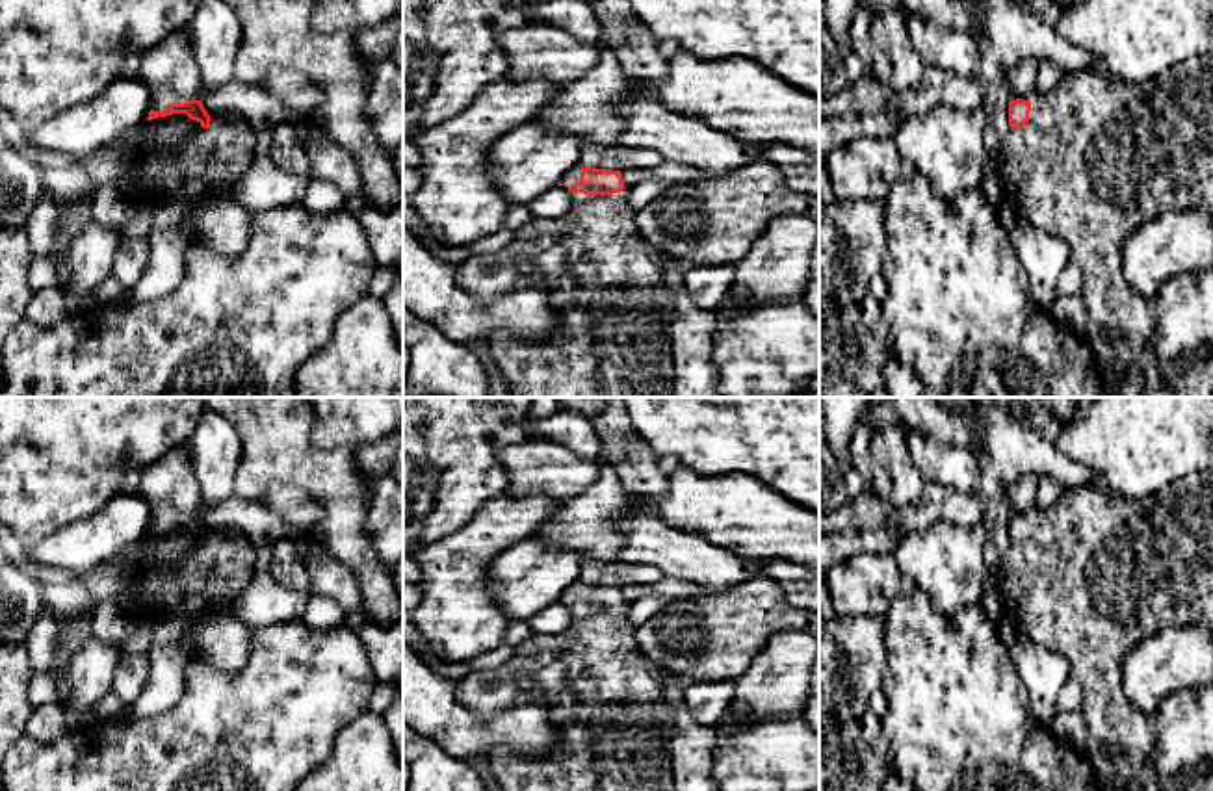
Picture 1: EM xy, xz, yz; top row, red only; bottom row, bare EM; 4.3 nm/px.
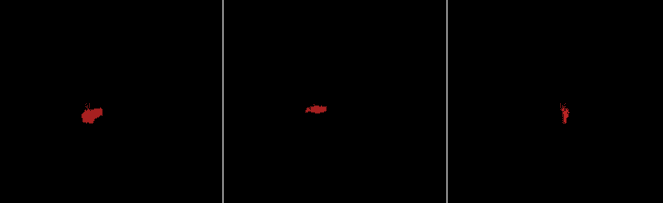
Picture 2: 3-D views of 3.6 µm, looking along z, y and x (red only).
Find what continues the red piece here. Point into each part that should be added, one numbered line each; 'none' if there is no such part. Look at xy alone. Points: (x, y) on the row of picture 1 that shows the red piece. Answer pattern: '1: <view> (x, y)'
1: xy (169, 69)

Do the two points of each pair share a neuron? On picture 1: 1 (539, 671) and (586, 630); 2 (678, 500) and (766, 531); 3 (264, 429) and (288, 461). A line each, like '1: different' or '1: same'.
1: same
2: same
3: same

